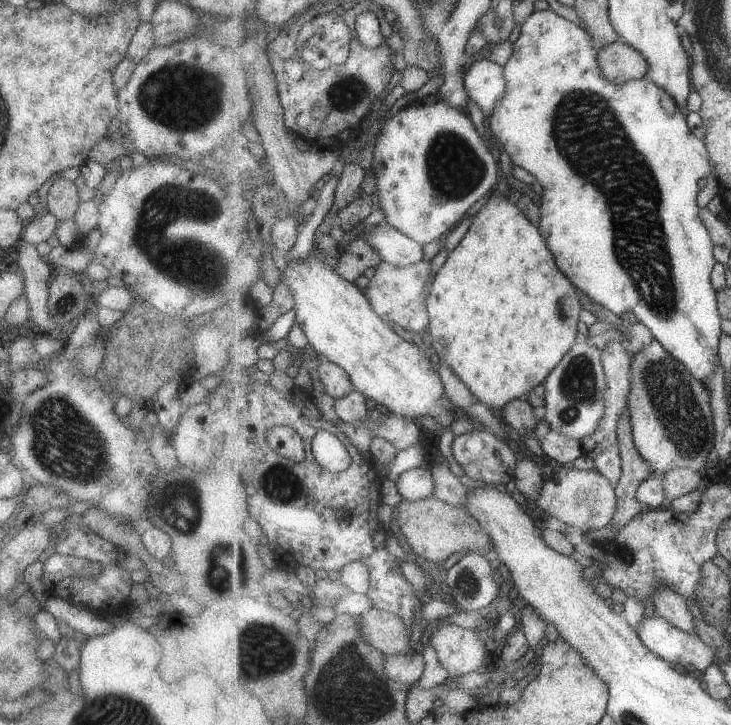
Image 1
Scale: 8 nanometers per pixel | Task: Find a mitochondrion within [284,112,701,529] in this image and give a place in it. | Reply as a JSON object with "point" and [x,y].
{"point":[455,170]}

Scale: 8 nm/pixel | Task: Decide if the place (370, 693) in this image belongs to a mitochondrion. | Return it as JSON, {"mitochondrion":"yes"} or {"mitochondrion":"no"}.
{"mitochondrion":"yes"}

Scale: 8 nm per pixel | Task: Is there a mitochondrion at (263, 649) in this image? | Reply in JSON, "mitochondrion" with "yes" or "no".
{"mitochondrion":"yes"}

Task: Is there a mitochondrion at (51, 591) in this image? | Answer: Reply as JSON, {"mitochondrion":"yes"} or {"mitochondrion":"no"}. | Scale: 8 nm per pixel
{"mitochondrion":"no"}

